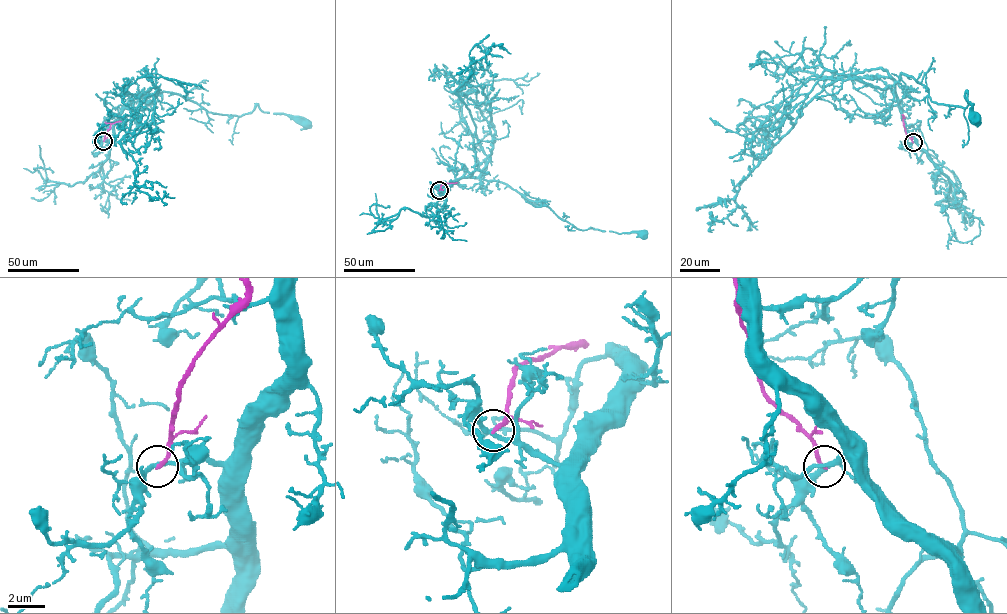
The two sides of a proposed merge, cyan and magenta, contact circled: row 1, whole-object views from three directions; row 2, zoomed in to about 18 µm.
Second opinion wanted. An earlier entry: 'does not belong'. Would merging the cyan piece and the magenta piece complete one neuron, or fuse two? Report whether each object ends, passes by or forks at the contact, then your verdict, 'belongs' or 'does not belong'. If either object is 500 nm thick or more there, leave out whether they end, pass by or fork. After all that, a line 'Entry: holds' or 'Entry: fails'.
cyan passes by | magenta ends | does not belong
Entry: holds

